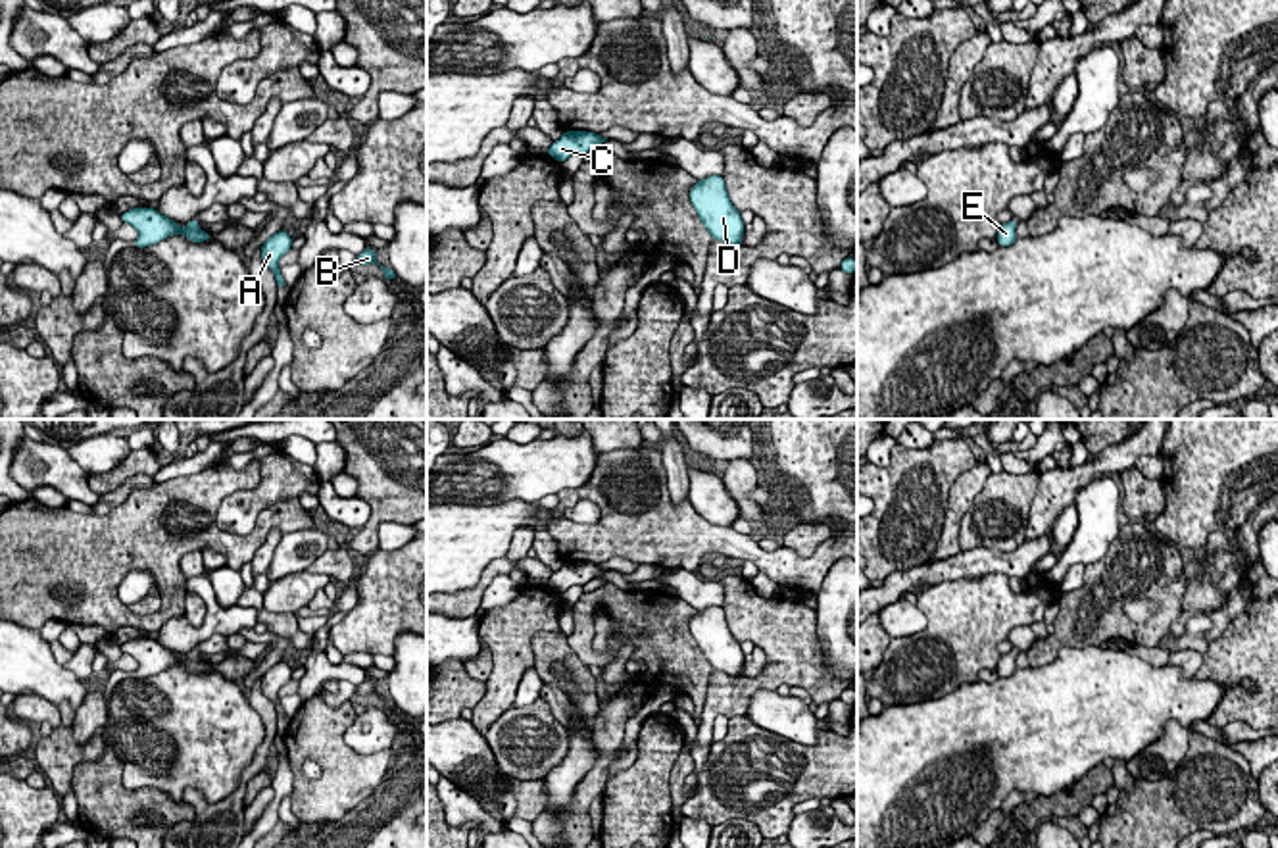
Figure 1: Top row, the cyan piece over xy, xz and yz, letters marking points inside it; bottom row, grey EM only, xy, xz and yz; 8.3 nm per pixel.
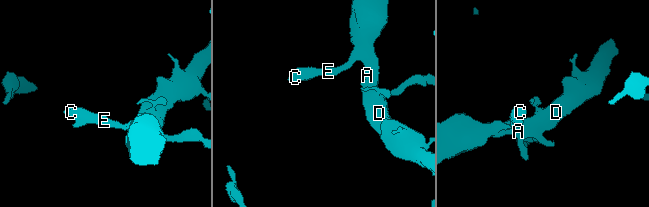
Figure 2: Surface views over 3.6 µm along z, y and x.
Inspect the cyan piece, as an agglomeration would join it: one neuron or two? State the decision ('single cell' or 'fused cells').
single cell

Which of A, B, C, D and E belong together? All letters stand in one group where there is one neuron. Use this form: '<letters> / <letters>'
A B C D E

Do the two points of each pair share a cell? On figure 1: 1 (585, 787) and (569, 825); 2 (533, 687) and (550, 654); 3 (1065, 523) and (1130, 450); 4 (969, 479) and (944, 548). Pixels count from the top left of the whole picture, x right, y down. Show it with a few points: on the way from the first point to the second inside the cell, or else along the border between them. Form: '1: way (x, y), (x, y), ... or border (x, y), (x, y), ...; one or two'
1: way (583, 797), (575, 816); one
2: border (533, 668), (544, 683); two
3: border (1073, 502), (1050, 531); two
4: way (961, 497), (950, 531); one

